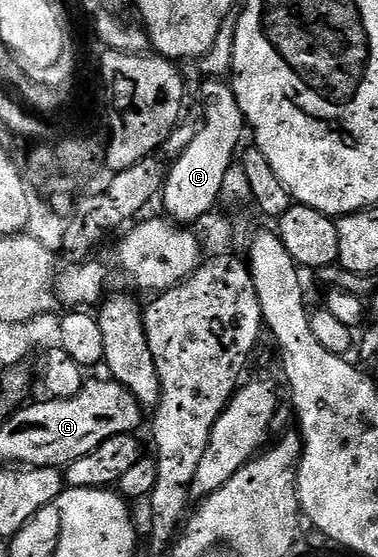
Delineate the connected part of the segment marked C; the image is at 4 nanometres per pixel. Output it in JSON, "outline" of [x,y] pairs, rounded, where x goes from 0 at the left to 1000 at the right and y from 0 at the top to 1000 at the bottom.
{"outline":[[[542,138],[529,149],[524,174],[540,196],[540,212],[534,205],[524,237],[492,273],[481,273],[452,293],[429,336],[431,382],[468,402],[519,402],[529,391],[574,375],[569,370],[585,361],[598,309],[627,289],[646,241],[651,248],[646,203],[630,194],[630,172],[619,172],[611,145],[590,138]]]}

